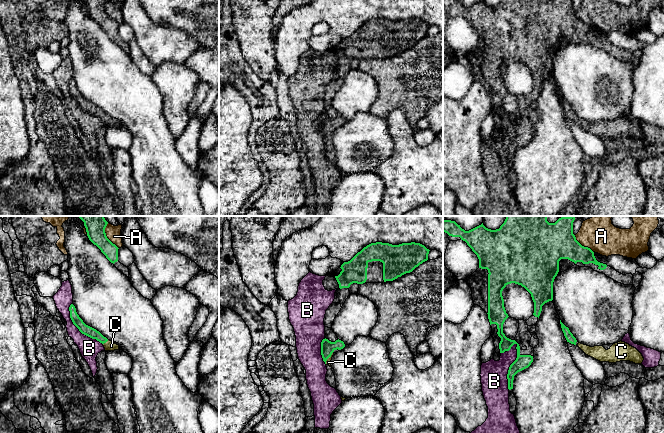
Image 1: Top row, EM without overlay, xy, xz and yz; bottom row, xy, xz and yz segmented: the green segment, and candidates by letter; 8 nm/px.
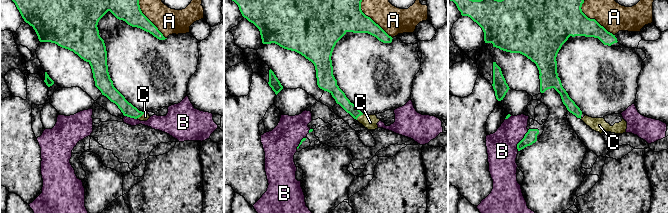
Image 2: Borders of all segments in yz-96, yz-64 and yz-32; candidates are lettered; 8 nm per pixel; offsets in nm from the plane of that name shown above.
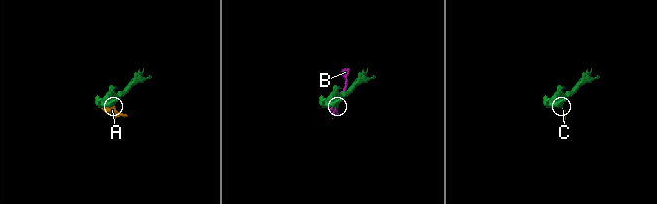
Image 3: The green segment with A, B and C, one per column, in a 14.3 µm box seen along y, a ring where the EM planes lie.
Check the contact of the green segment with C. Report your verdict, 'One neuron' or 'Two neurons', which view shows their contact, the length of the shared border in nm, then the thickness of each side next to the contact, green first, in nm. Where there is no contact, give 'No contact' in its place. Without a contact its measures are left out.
One neuron. Touches green in xy. Shared border 60 nm. Thickness 80 nm (green) against 80 nm

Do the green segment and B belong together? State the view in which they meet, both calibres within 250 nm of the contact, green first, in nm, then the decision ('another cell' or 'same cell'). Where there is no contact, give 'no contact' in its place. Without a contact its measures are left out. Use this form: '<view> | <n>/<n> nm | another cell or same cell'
yz | 120/220 nm | another cell

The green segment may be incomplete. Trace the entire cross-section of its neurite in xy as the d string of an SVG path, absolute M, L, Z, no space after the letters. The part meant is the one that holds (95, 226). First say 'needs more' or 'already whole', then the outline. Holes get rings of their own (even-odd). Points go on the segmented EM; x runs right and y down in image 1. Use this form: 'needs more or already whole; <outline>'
already whole; M78 216L86 228L89 240L96 245L106 258L115 263L118 261L118 247L106 236L105 228L108 222L104 216Z

